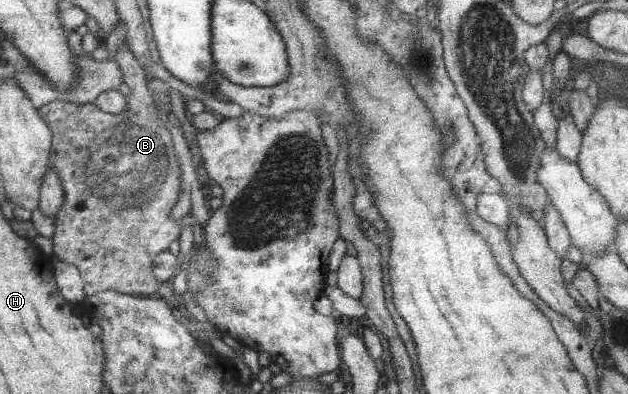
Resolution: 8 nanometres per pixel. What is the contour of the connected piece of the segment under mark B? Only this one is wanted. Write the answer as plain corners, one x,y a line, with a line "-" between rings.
126,40
115,51
115,61
123,70
125,83
130,88
128,110
115,114
104,112
95,102
80,104
65,103
64,100
39,108
40,116
53,132
49,170
51,167
59,172
65,190
65,201
58,213
56,234
52,239
54,256
79,270
84,280
84,293
88,296
107,290
128,295
156,292
161,283
149,276
152,262
158,254
168,251
172,242
178,241
182,228
181,224
170,219
182,190
182,179
170,132
156,115
156,107
160,104
151,95
143,64
128,49

